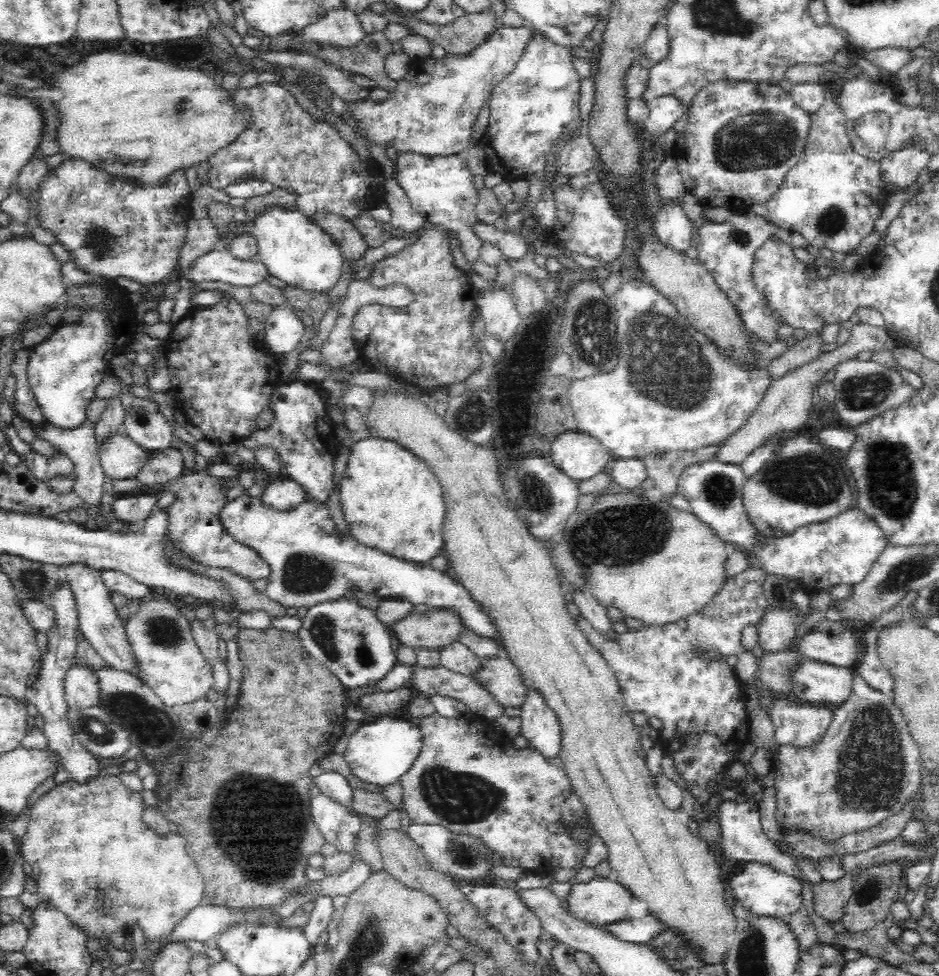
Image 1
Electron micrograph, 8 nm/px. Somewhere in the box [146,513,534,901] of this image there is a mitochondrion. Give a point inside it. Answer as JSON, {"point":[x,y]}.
{"point":[264,846]}

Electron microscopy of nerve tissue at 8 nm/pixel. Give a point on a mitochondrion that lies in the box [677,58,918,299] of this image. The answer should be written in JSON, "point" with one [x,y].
{"point":[762,140]}

